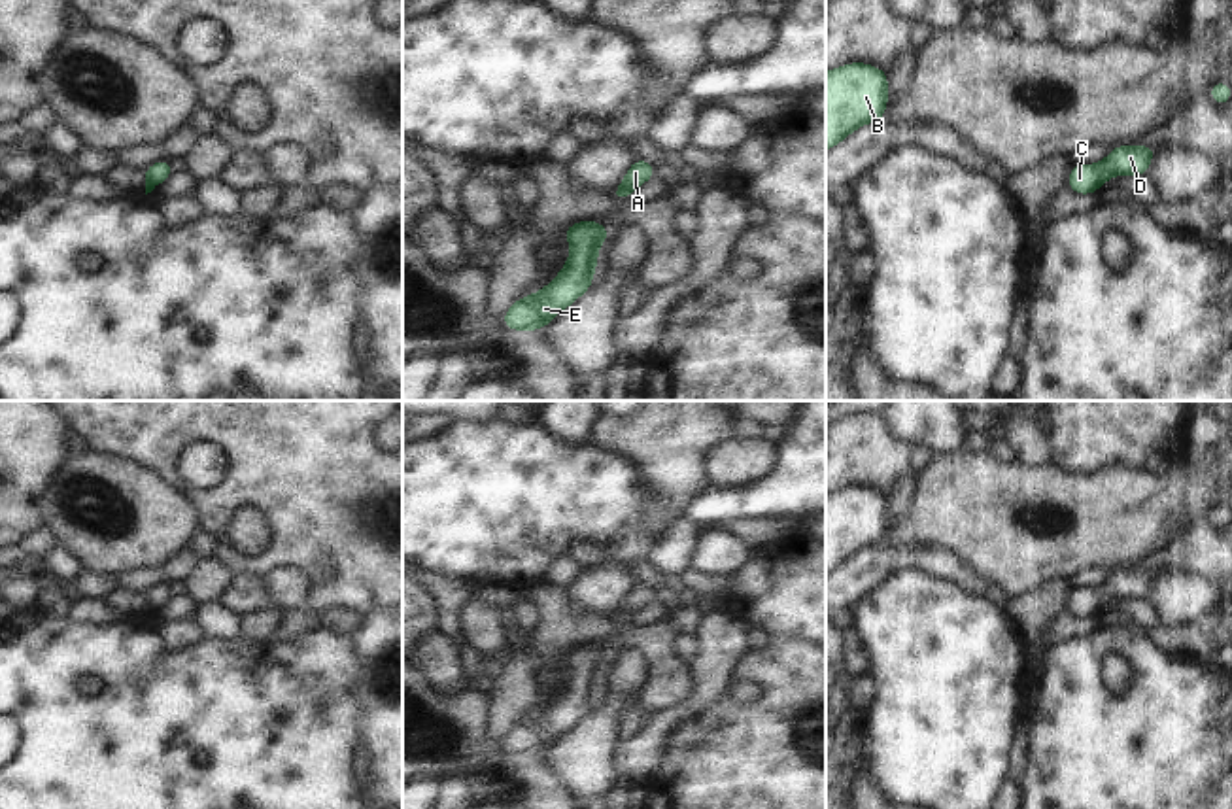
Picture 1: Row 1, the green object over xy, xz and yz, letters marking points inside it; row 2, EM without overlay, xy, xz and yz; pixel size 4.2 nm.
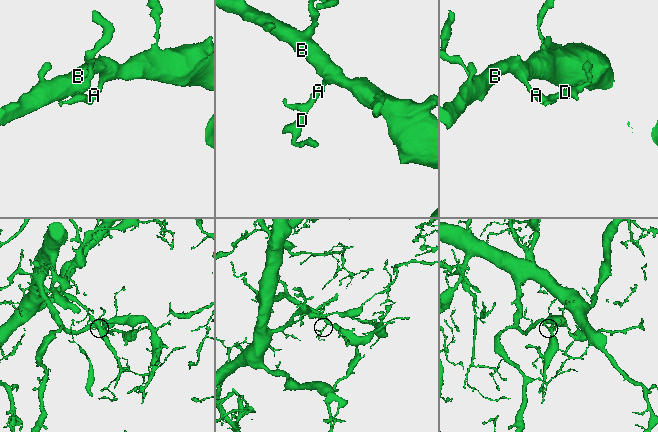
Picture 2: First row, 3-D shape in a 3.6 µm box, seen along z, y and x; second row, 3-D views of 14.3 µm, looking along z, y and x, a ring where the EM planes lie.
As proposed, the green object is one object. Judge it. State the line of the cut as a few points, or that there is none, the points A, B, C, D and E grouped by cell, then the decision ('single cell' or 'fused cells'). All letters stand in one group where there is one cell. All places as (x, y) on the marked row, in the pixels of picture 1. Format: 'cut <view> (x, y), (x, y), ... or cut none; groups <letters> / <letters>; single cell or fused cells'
cut none; groups A B C D E; single cell

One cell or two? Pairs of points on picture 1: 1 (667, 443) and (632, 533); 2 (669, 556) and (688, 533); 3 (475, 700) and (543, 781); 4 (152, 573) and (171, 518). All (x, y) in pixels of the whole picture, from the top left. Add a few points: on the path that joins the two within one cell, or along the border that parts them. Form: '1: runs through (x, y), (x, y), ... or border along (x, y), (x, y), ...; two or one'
1: runs through (667, 465), (667, 498), (654, 511); one
2: runs through (673, 550), (683, 539); one
3: runs through (475, 726), (475, 736), (516, 774); one
4: border along (159, 566), (131, 568), (118, 577); two

